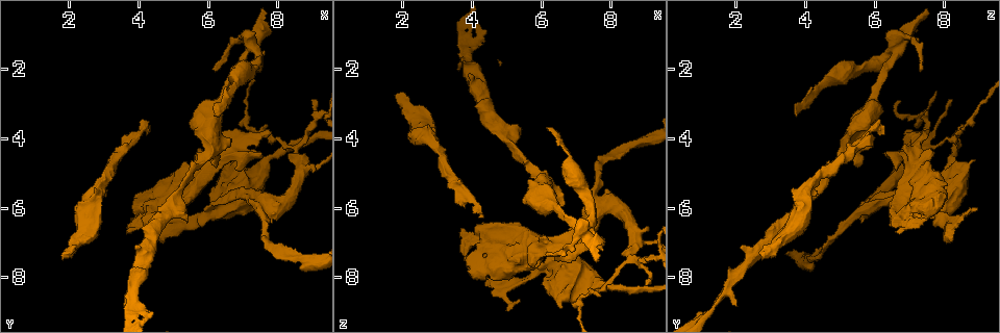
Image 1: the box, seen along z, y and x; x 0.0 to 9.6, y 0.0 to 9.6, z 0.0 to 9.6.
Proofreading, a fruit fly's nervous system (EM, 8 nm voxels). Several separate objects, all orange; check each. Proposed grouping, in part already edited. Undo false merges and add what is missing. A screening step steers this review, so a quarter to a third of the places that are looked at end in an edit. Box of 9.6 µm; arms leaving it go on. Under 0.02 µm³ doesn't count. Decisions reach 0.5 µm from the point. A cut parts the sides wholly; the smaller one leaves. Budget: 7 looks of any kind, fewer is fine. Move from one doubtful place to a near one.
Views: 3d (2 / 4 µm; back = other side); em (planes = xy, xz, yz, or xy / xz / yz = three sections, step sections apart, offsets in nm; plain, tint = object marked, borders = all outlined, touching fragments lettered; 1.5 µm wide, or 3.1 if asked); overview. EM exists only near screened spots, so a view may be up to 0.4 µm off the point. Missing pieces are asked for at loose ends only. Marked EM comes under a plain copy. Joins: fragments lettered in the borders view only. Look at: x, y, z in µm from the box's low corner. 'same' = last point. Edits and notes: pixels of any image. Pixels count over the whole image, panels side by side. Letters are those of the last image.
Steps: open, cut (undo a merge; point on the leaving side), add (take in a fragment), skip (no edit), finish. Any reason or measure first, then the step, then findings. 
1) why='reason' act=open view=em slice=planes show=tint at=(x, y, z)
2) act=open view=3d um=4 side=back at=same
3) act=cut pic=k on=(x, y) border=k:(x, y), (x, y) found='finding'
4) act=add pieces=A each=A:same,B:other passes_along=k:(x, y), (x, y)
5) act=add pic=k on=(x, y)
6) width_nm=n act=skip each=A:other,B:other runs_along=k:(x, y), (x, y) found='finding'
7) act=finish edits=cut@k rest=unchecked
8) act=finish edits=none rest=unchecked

why='free end' act=open view=3d um=4 at=(5.70, 4.35, 7.65)

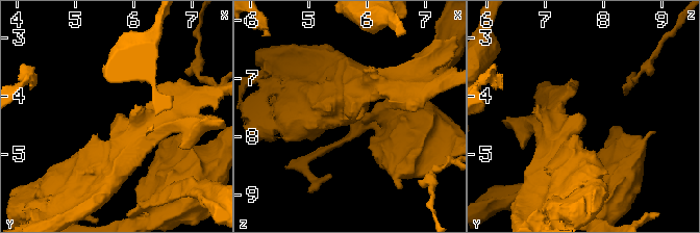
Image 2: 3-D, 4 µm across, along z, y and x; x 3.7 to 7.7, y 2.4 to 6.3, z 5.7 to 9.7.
why='shape alone is not enough' act=open view=em slice=yz step=4 show=borders at=(5.80, 4.40, 7.65)

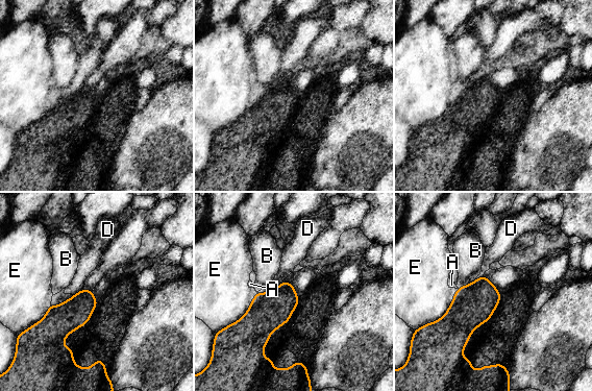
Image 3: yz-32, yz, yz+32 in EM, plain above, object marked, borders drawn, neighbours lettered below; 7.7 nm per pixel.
why='another direction' act=open view=em slice=planes show=borders at=same

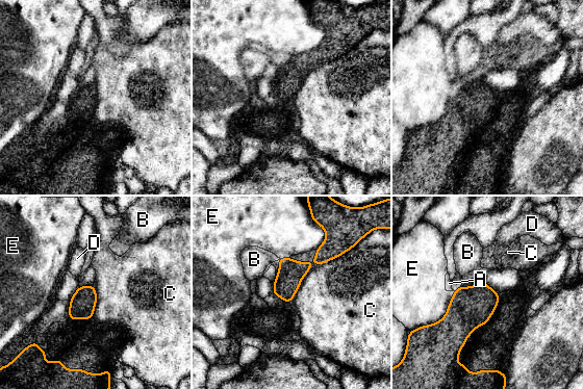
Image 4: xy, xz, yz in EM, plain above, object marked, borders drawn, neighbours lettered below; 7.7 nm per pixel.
act=skip each=A:other,B:other,C:other,D:other,E:other found='none of them fits'

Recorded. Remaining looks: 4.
why='a fork' act=open view=3d um=2 at=(7.20, 1.40, 6.60)

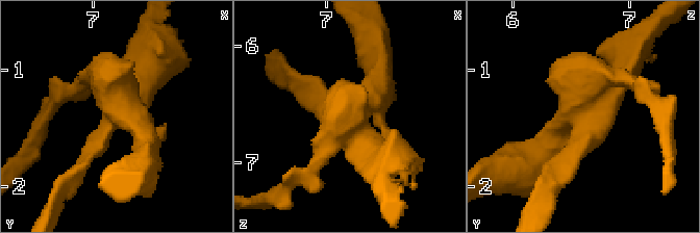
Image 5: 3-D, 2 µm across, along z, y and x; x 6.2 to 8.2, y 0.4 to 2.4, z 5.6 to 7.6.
act=open view=em slice=planes show=borders at=(7.16, 1.40, 6.60)

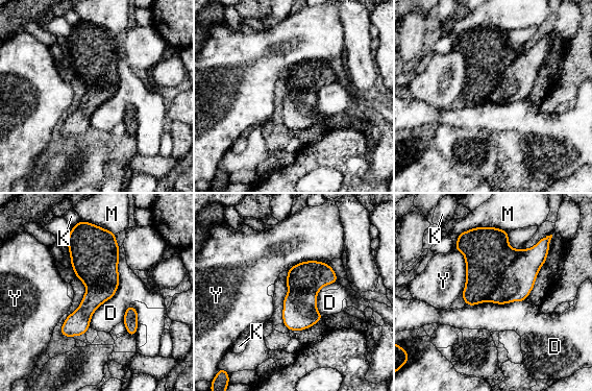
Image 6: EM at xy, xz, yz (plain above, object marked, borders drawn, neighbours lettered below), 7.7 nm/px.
act=cut pic=6 on=(487, 251) each=D:other,K:other,M:other,Y:other found='two neurons meet here'

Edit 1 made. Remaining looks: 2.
why='two arms in line, one across' act=open view=em slice=xz step=4 show=tint at=(6.05, 4.40, 5.15)

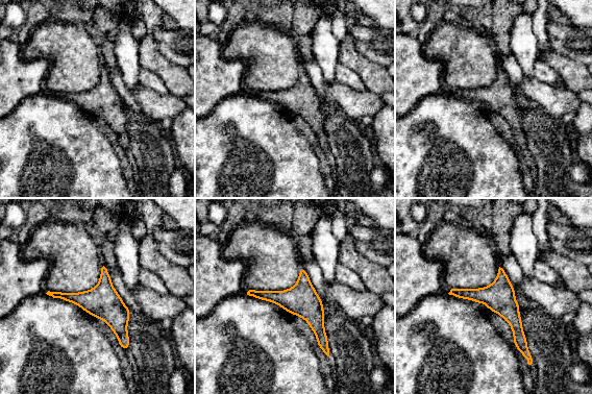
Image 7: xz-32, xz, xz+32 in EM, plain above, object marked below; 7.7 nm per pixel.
why='another direction' act=open view=em slice=planes show=borders at=same

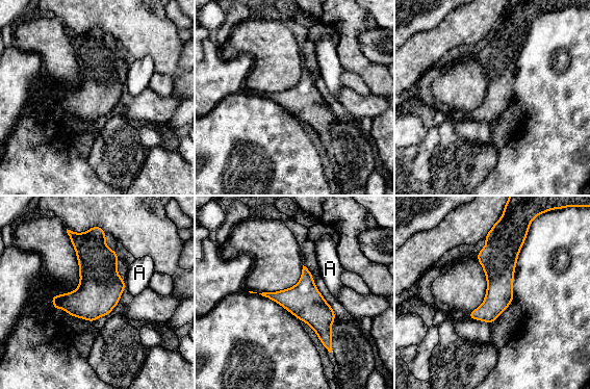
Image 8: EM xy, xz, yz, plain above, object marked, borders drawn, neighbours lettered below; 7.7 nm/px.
act=skip each=A:other border=8:(124, 280), (126, 288) found='all the same neuron'

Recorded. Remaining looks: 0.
act=finish edits=cut@6 rest=unchecked

